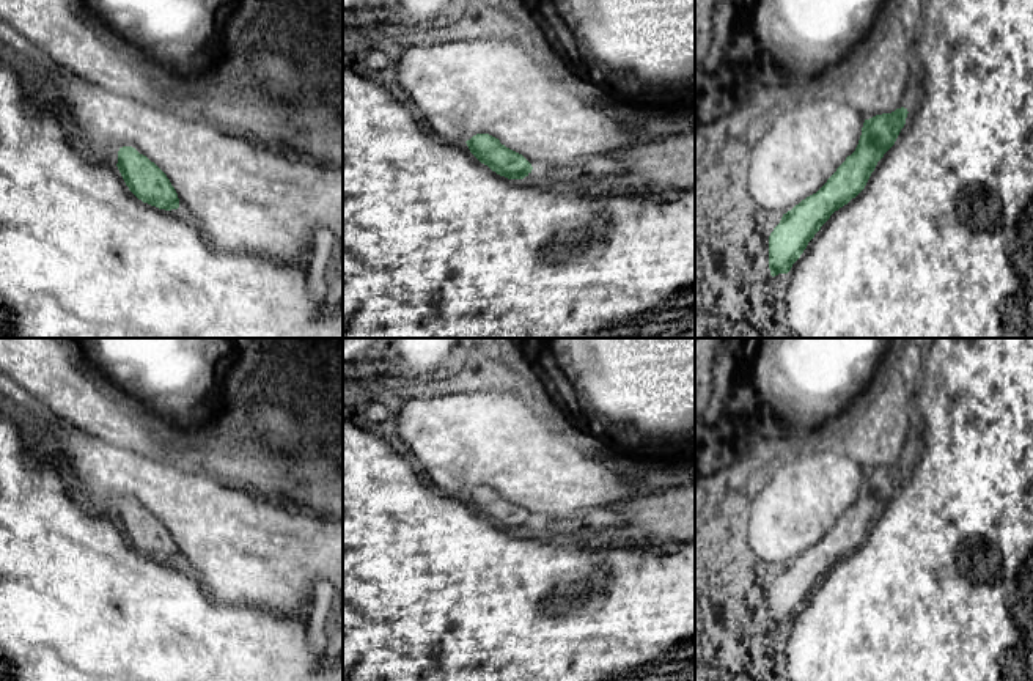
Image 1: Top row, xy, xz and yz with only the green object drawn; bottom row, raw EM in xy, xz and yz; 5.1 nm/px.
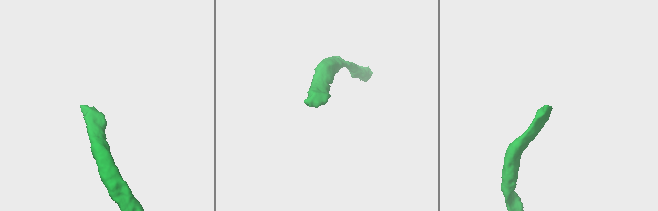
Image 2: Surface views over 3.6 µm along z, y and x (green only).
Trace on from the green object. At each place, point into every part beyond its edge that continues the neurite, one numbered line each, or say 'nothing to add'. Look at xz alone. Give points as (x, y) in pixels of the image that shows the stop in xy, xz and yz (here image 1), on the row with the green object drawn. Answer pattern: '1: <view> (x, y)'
nothing to add

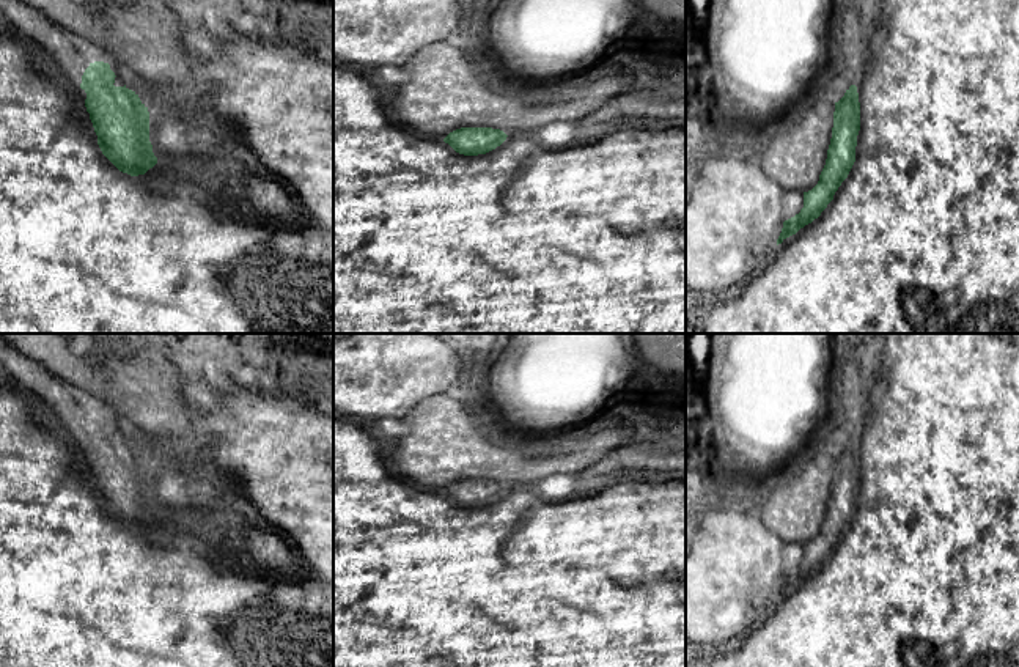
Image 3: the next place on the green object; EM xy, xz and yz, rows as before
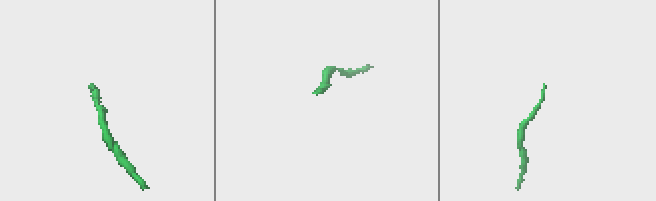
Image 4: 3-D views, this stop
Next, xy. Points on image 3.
1: xy (69, 52)

